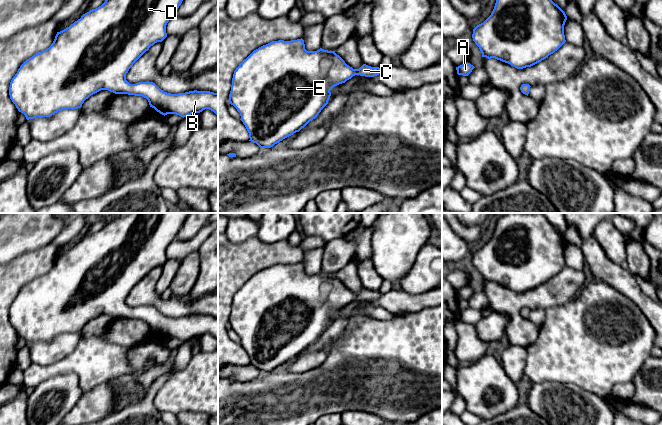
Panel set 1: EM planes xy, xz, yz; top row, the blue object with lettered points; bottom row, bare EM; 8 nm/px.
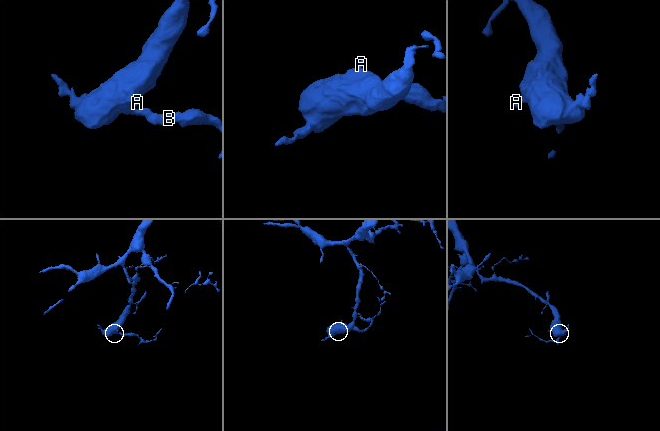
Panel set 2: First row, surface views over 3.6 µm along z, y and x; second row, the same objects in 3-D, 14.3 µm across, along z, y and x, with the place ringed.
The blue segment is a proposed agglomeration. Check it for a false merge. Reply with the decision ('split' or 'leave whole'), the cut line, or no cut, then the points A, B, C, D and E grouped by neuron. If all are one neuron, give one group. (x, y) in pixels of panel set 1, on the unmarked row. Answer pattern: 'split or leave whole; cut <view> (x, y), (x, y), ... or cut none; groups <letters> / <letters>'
leave whole; cut none; groups A B C D E

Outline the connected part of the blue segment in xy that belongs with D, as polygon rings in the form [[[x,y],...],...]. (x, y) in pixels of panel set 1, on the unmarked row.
[[[118,213],[111,217],[101,230],[83,238],[69,251],[57,256],[49,272],[36,277],[20,290],[10,306],[10,323],[27,344],[50,341],[65,333],[81,332],[86,323],[101,314],[108,314],[115,318],[142,320],[148,324],[150,331],[164,340],[176,338],[184,342],[205,333],[218,339],[218,317],[194,314],[171,318],[164,316],[153,306],[130,308],[126,304],[126,298],[133,288],[151,270],[167,261],[166,249],[176,239],[188,215],[189,213]]]

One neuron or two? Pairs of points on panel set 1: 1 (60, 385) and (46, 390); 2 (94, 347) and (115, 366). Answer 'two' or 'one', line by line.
1: one
2: one

